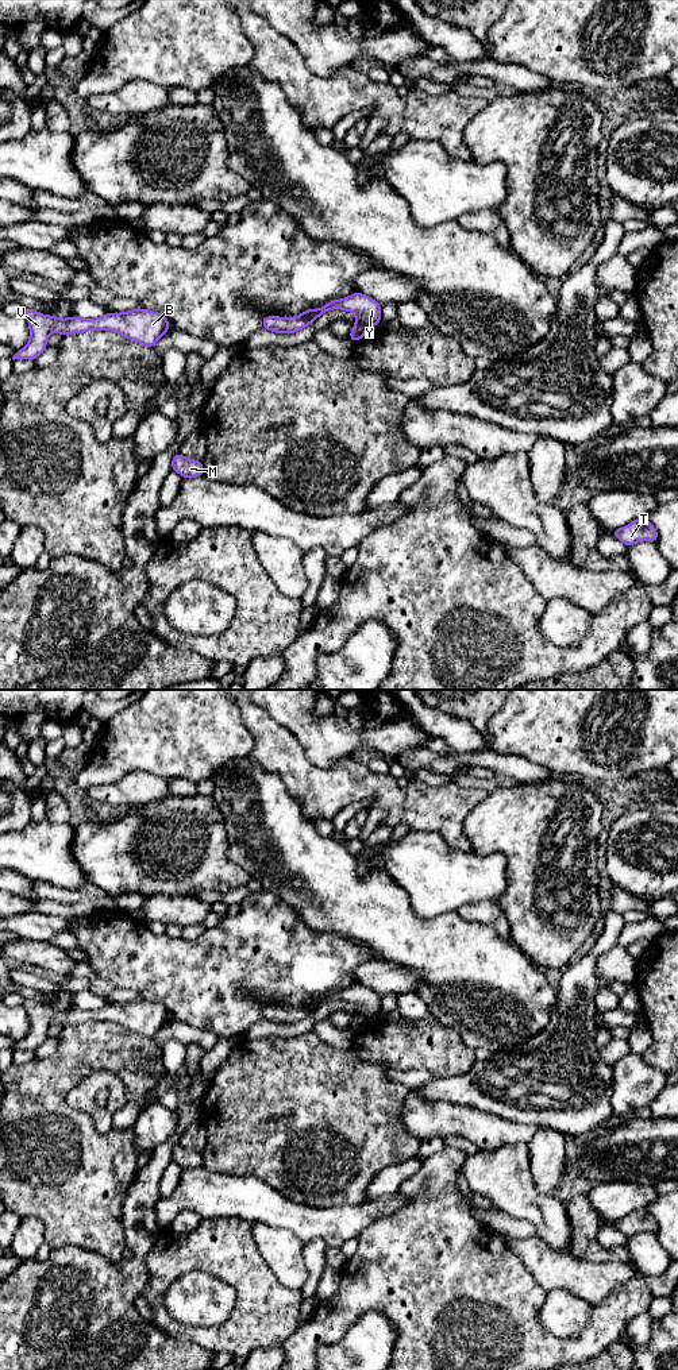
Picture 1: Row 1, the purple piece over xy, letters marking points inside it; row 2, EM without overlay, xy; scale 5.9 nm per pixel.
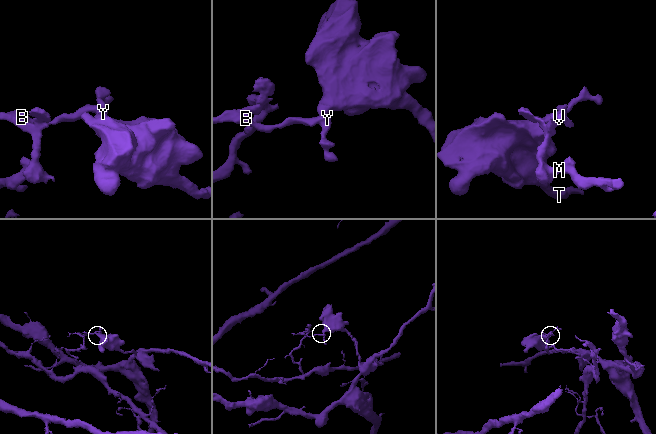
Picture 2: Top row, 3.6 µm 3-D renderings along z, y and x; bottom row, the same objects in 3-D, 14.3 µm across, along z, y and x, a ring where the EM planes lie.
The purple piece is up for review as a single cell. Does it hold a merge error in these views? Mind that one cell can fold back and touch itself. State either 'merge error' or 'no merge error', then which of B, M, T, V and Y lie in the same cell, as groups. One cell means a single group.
merge error; groups B M V Y / T

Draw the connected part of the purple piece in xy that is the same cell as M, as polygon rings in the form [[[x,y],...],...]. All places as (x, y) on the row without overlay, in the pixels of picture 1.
[[[174,1145],[172,1151],[172,1161],[178,1163],[182,1169],[203,1168],[203,1153],[185,1149],[180,1145]]]

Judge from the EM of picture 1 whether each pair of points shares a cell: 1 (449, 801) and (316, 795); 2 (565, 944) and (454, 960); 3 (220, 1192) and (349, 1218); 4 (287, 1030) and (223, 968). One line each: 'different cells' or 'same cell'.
1: same cell
2: different cells
3: same cell
4: different cells

